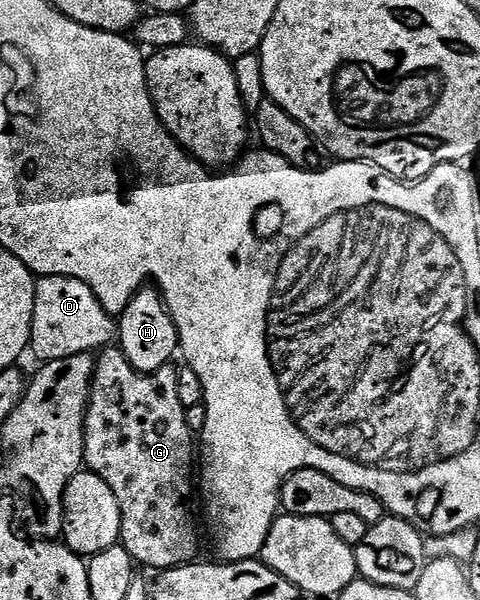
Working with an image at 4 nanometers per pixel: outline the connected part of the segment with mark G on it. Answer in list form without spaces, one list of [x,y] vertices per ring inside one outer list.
[[[105,348],[96,355],[97,367],[93,373],[93,387],[89,390],[89,403],[85,408],[85,466],[115,492],[115,500],[119,500],[121,513],[120,545],[125,547],[138,567],[150,566],[153,572],[170,570],[176,566],[188,566],[198,557],[197,554],[197,522],[193,519],[193,494],[195,498],[195,436],[187,428],[185,406],[179,400],[179,384],[177,383],[176,365],[170,364],[159,368],[153,374],[141,374],[125,358],[120,348]]]

